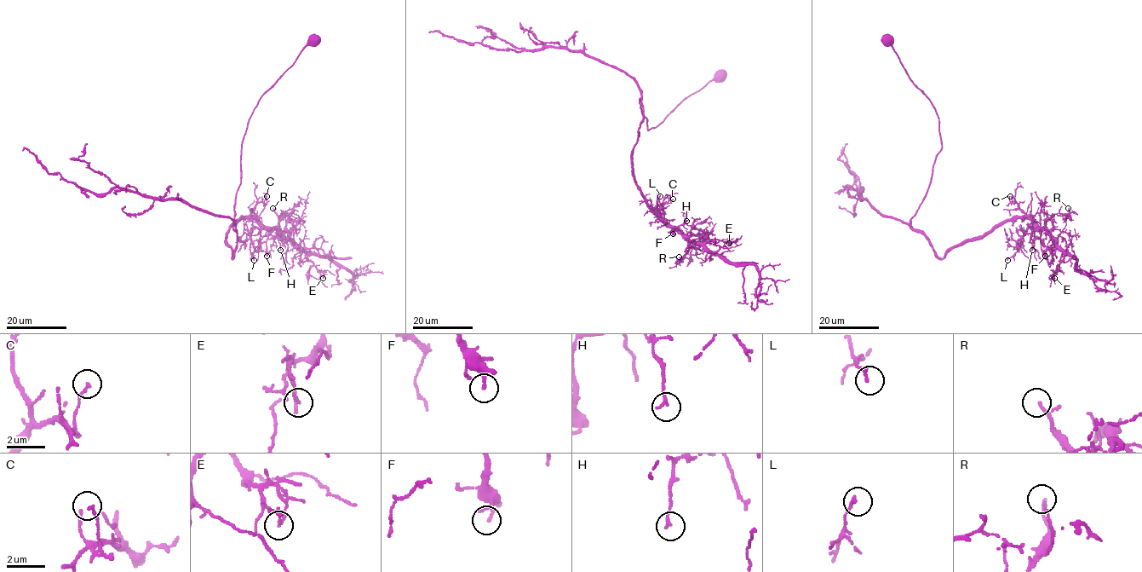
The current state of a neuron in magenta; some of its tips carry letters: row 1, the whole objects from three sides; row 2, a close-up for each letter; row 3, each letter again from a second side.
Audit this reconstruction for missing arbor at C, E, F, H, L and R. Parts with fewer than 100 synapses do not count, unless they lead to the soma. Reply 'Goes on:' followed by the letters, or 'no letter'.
Goes on: no letter

